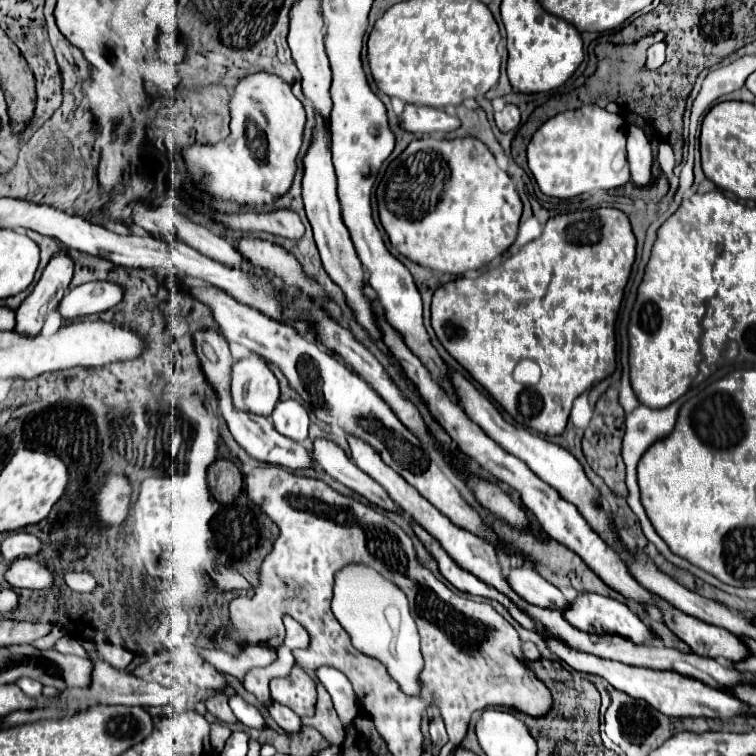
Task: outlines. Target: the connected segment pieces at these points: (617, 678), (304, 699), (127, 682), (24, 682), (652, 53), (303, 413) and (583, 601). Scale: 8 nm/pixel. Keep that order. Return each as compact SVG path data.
M544 639L548 649L568 663L572 669L586 673L586 675L598 675L606 679L614 689L628 693L630 697L644 699L650 703L654 709L668 717L716 717L716 719L734 719L742 715L750 715L752 709L732 695L712 689L704 685L702 681L694 677L682 677L676 671L660 671L660 669L644 669L644 667L634 667L634 665L620 665L616 661L604 661L602 657L592 657L592 653L576 653L576 649L568 649L568 645L560 645L560 641L548 641Z
M292 667L292 671L286 677L272 679L270 693L276 703L290 707L296 715L300 717L314 715L316 687L302 669Z
M78 641L88 653L90 659L94 659L94 671L92 671L92 685L86 689L68 689L64 691L58 699L54 699L56 705L66 703L68 707L90 707L90 705L140 705L140 707L148 707L148 705L166 705L168 703L168 691L166 687L154 683L154 681L144 681L138 679L134 675L130 675L130 669L118 671L112 665L100 661L96 657L96 645L90 641Z
M20 679L20 689L28 695L28 697L32 697L32 699L38 699L38 697L42 697L42 685L38 683L38 681L32 681L32 679Z
M660 41L660 43L654 43L650 49L648 49L648 67L652 67L652 69L656 69L656 67L660 67L662 63L664 63L664 59L666 59L666 43L664 41Z
M288 399L288 401L278 401L274 413L272 413L272 421L274 421L274 429L284 435L290 437L294 441L306 441L308 439L308 411L304 409L304 405L296 399Z
M580 593L570 605L568 609L562 611L562 617L572 623L576 629L586 631L586 633L596 633L596 635L620 635L620 637L628 637L634 643L644 643L646 639L652 639L650 629L620 601L604 597L604 595L596 595L596 593Z

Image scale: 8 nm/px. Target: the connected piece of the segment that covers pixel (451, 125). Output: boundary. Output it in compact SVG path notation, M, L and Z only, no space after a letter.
M406 105L400 115L400 127L410 133L434 133L434 131L454 131L460 127L458 117L446 115L442 109Z

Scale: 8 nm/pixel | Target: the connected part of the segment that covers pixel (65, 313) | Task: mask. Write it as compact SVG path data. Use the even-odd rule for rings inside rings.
M92 281L78 285L64 295L58 313L64 321L74 321L86 315L104 313L122 299L122 289L108 281Z

